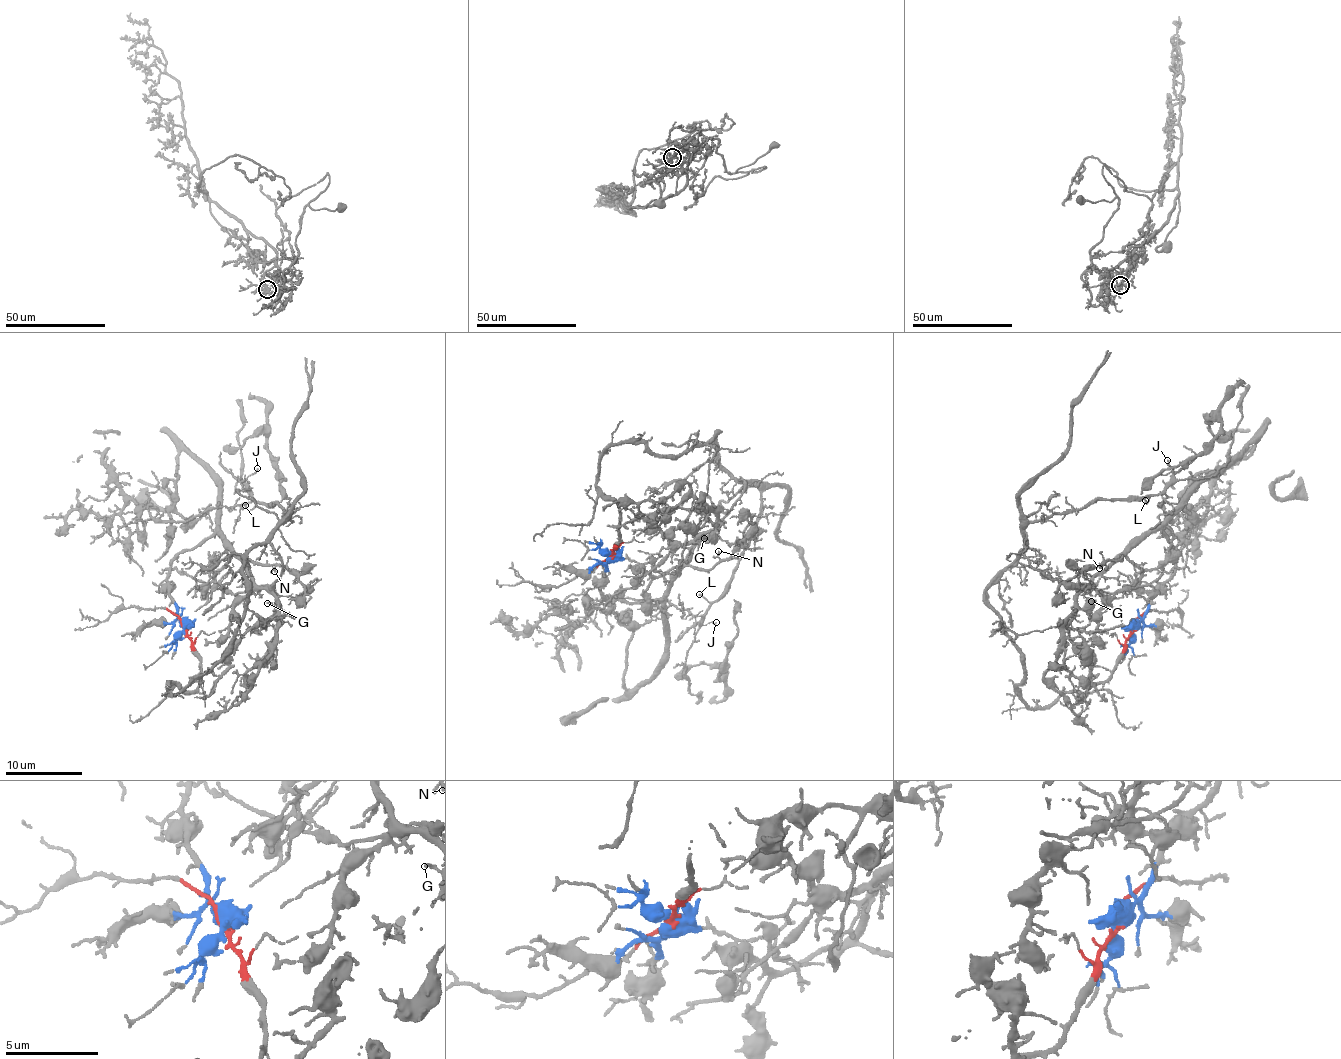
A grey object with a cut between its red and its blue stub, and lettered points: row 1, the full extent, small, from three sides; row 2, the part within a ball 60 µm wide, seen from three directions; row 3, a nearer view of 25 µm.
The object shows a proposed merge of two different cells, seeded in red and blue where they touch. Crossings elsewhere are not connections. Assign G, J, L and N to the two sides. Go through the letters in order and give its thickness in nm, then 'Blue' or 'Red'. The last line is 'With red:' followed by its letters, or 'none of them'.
G: Thickness 150 nm. Blue
J: Thickness 100 nm. Red
L: Thickness 110 nm. Red
N: Thickness 110 nm. Blue
With red: J, L

